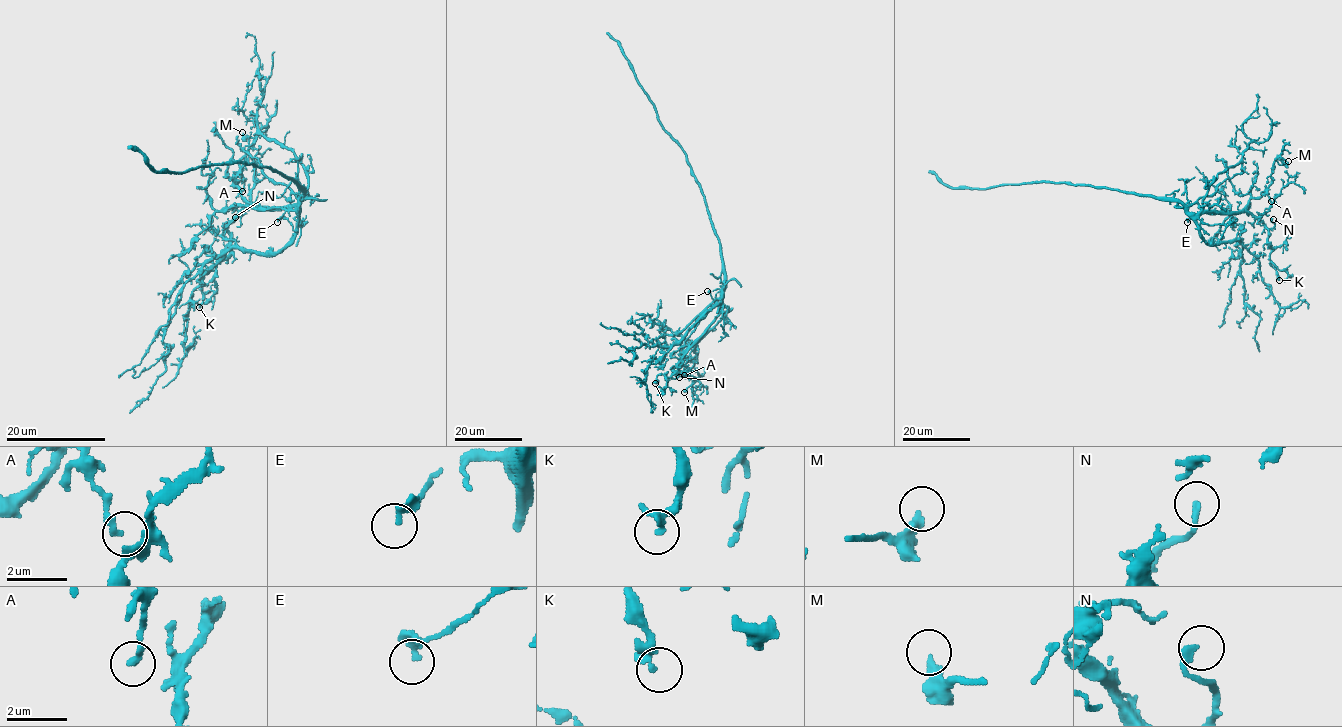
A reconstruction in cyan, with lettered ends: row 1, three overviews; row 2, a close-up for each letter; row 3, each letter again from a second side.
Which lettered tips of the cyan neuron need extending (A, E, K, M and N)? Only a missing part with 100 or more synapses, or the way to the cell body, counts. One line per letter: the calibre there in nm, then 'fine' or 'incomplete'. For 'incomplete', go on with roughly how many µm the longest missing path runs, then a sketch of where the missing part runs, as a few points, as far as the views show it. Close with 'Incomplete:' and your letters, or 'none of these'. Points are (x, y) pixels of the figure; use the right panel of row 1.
A: calibre 220 nm; fine
E: calibre 240 nm; fine
K: calibre 200 nm; fine
M: calibre 280 nm; fine
N: calibre 200 nm; fine
Incomplete: none of these

